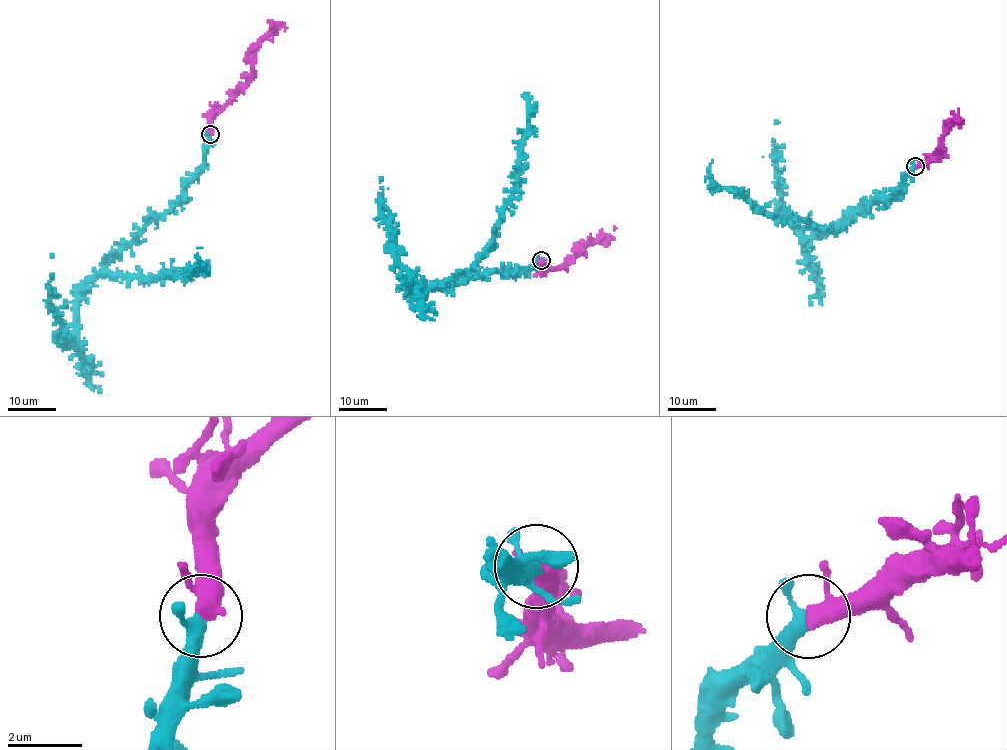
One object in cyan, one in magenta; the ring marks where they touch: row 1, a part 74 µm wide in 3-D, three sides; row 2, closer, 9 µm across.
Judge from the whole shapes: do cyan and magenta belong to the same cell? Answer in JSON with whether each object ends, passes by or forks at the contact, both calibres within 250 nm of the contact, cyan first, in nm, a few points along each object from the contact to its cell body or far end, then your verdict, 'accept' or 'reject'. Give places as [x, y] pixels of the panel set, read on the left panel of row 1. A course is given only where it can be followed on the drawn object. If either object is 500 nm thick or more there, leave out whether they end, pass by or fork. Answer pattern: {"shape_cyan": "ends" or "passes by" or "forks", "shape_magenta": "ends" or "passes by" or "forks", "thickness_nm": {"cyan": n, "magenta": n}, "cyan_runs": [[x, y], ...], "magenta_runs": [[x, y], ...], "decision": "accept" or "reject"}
{"shape_cyan": "passes by", "shape_magenta": "passes by", "thickness_nm": {"cyan": 280, "magenta": 360}, "cyan_runs": [[209, 134], [202, 168], [186, 190], [104, 267], [144, 280], [186, 277], [192, 267], [200, 269], [201, 248]], "magenta_runs": [[209, 134], [209, 124], [248, 79], [256, 48], [284, 24], [284, 30]], "decision": "accept"}

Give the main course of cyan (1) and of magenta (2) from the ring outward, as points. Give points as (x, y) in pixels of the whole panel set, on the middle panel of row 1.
1: (540, 261), (527, 270), (436, 286), (464, 275), (492, 239), (515, 187), (528, 93)
2: (540, 261), (540, 267), (556, 267), (578, 251), (580, 245), (613, 236), (613, 226)

